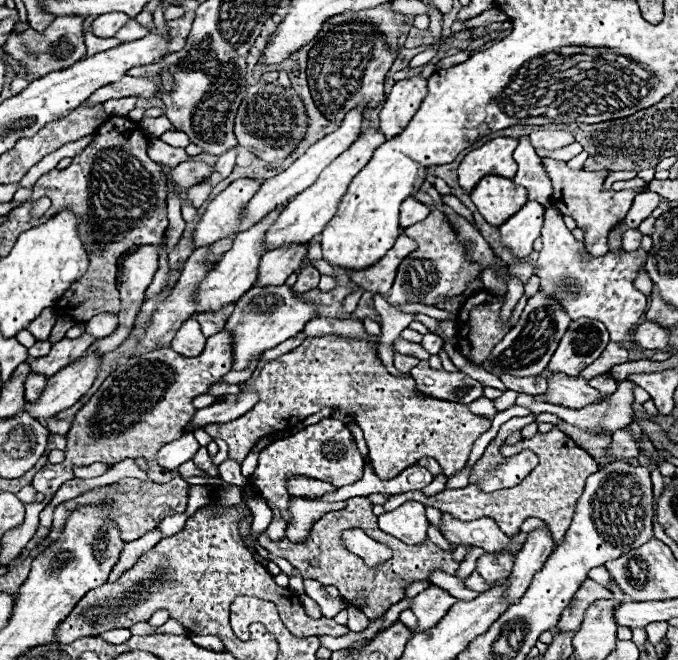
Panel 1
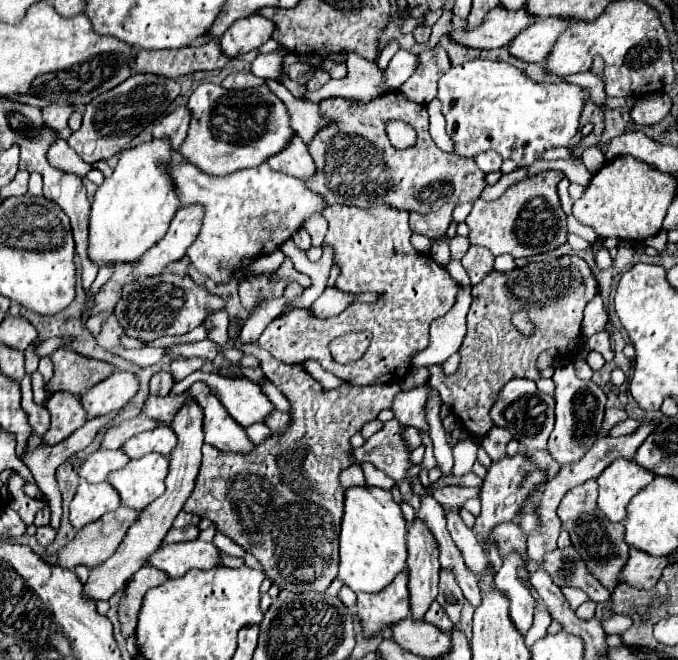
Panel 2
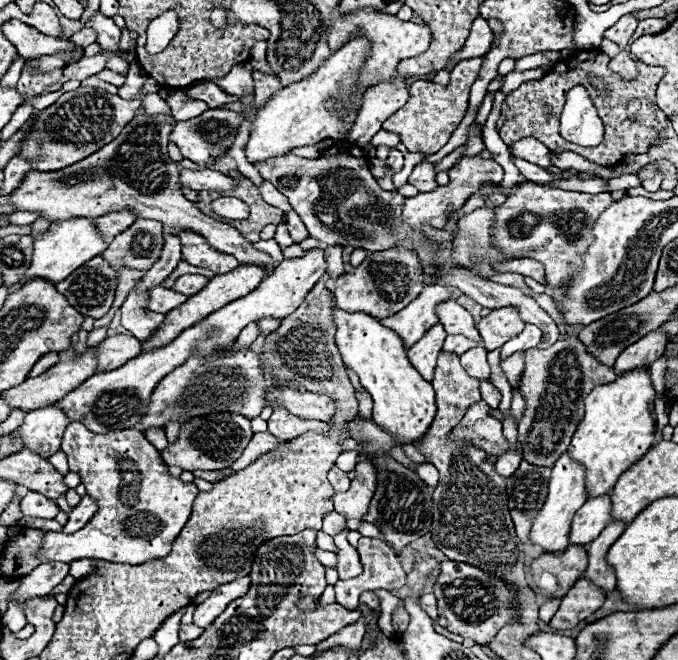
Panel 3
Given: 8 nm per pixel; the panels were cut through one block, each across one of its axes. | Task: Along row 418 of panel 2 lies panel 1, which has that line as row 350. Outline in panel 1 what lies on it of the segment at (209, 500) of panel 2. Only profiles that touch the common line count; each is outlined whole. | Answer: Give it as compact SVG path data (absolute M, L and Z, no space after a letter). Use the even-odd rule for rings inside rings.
M334 334L306 338L292 352L264 364L260 374L244 386L258 394L256 406L228 424L204 426L212 438L220 438L228 444L228 458L236 462L242 462L260 438L294 426L320 408L330 406L350 410L350 416L364 432L370 448L368 460L380 480L398 476L424 456L438 460L450 478L466 466L472 444L490 428L490 420L472 414L468 406L420 396L414 390L412 378L388 374L376 356L374 344Z

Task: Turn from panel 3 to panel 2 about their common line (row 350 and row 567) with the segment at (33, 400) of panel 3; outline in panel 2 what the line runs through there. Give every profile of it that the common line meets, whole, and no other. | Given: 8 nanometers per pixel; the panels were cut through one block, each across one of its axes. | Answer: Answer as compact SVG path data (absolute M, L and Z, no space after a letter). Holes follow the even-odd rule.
M120 506L118 510L104 514L100 520L96 520L96 522L84 526L80 532L76 532L74 540L70 540L66 546L62 546L62 548L58 550L58 564L60 564L62 568L68 568L68 570L72 570L72 568L76 568L76 566L86 566L86 568L90 568L90 570L96 568L98 564L102 564L106 558L110 558L110 556L116 552L118 544L122 542L124 534L128 532L128 528L130 528L130 524L136 520L136 516L138 516L136 510Z

